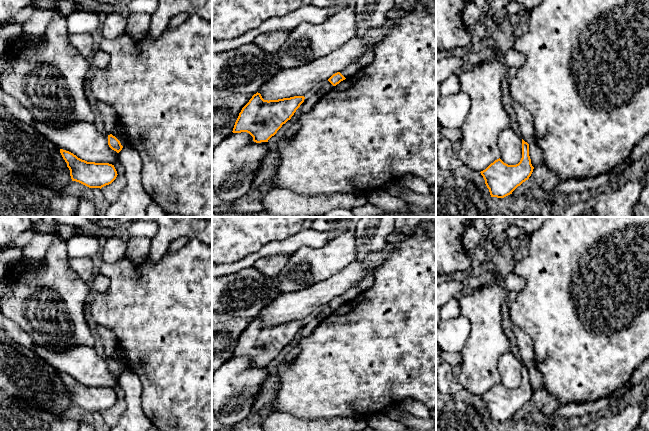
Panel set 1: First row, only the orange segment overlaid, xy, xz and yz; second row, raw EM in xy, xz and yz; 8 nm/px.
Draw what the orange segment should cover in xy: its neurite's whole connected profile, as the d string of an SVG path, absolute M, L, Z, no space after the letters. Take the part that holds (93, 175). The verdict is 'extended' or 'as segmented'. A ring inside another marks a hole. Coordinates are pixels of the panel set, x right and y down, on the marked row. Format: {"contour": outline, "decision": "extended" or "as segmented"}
{"contour": "M60 149L60 153L67 163L72 181L79 182L89 188L101 189L111 184L118 175L112 164L87 162L63 149Z", "decision": "as segmented"}

